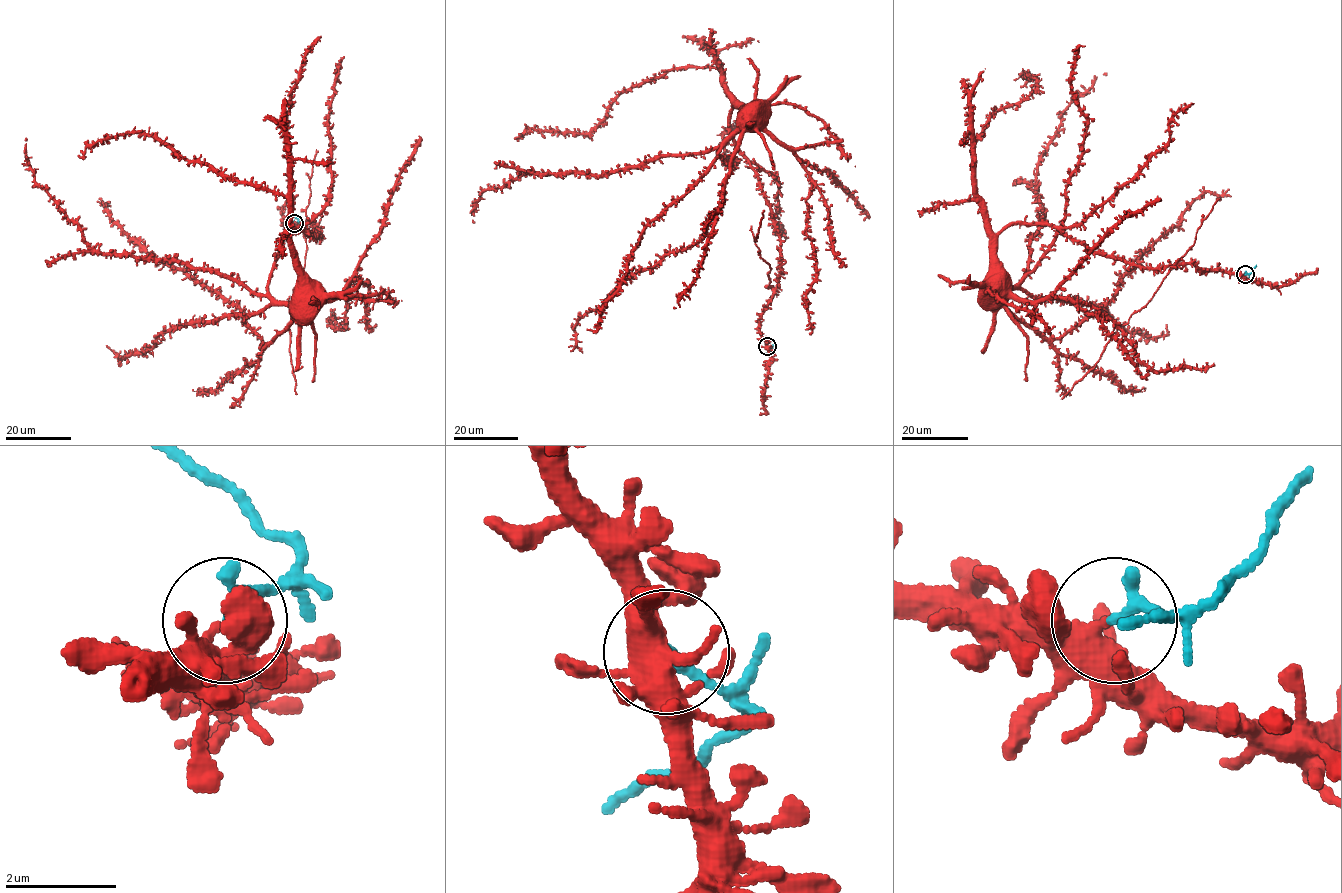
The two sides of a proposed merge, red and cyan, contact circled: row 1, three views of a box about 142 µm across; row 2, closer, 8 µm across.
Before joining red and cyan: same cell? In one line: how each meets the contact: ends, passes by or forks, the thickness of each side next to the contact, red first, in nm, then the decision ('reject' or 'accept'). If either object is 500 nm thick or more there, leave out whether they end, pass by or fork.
red passes by; cyan ends; calibres 280 and 200 nm; reject

